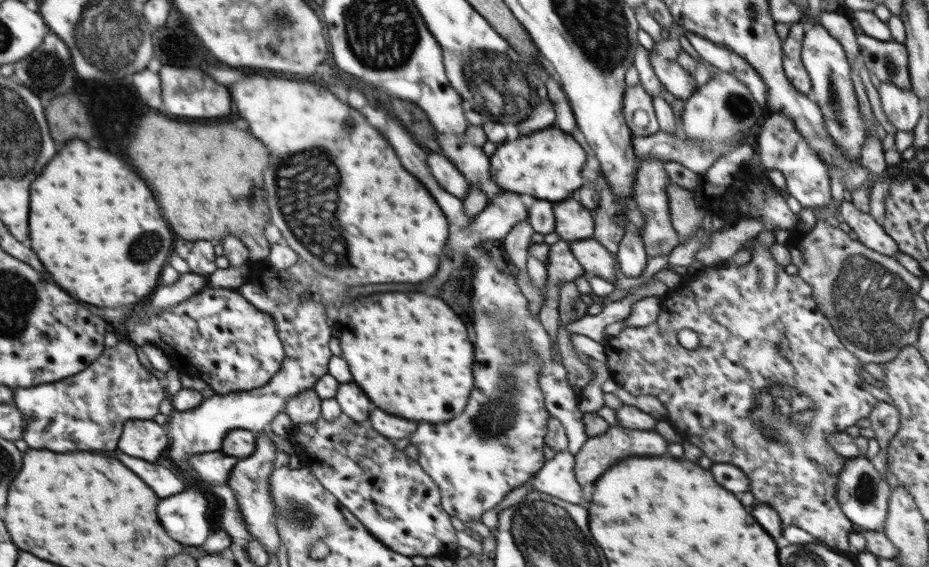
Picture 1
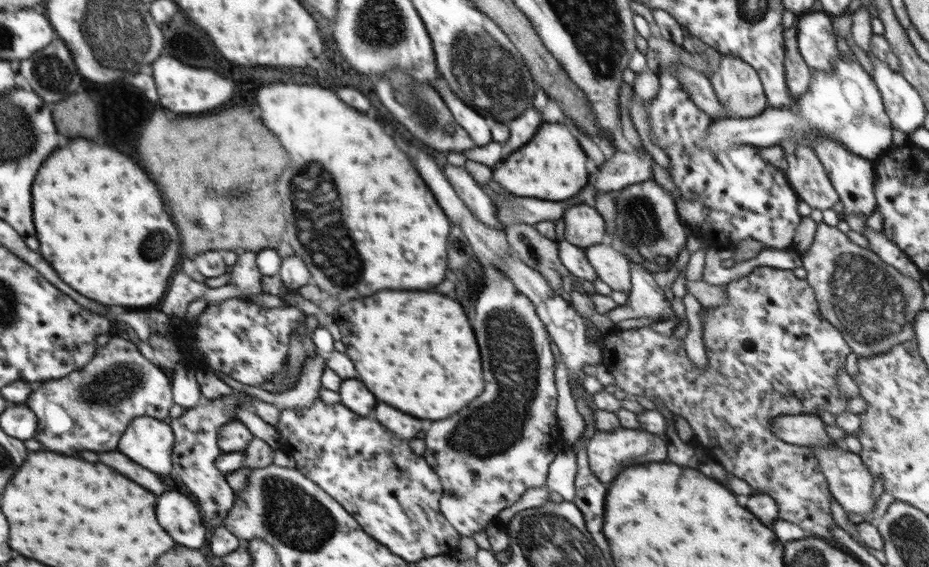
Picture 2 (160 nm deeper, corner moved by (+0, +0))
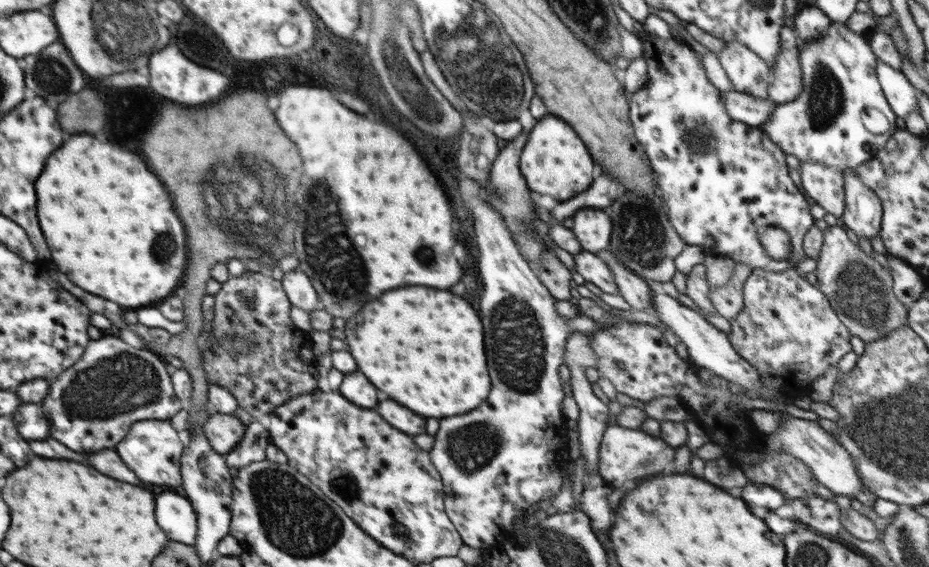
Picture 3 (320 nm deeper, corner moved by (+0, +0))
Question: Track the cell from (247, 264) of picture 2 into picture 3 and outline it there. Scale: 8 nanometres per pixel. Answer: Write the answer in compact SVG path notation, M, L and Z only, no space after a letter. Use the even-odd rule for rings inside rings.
M247 271L242 277L230 276L223 282L221 289L214 295L215 305L210 324L216 348L204 348L203 369L209 385L219 385L236 397L238 405L241 405L250 416L258 418L261 414L271 413L278 405L288 402L300 394L315 391L320 382L319 364L314 354L311 353L309 337L305 332L296 328L291 320L291 302L284 292L282 283L262 272ZM238 333L242 337L256 341L256 348L251 354L236 354L234 348L230 348L230 337Z

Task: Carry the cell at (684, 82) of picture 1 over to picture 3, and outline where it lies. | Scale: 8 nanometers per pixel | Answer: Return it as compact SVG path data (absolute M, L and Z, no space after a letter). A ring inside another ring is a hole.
M734 90L721 91L728 114L735 120L747 126L758 127L772 116L777 104L769 98L757 99L754 95L736 92Z

